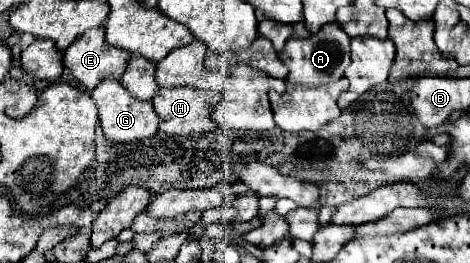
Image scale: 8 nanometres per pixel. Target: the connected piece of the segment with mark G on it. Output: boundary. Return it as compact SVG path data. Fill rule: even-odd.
M105 79L91 91L91 99L97 103L99 121L105 137L113 143L129 143L145 137L153 137L159 127L159 117L151 105L151 101L137 101L129 95L129 91L115 79Z

